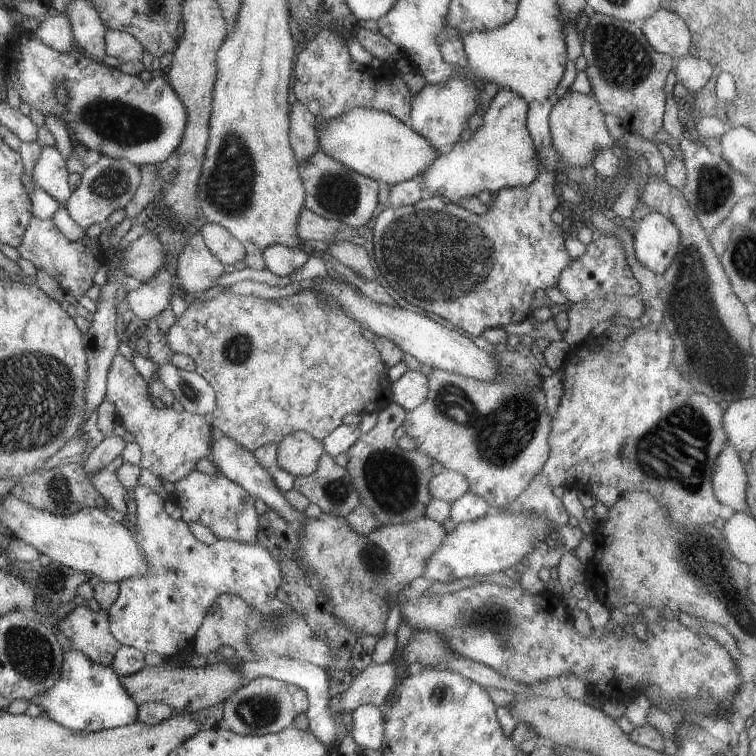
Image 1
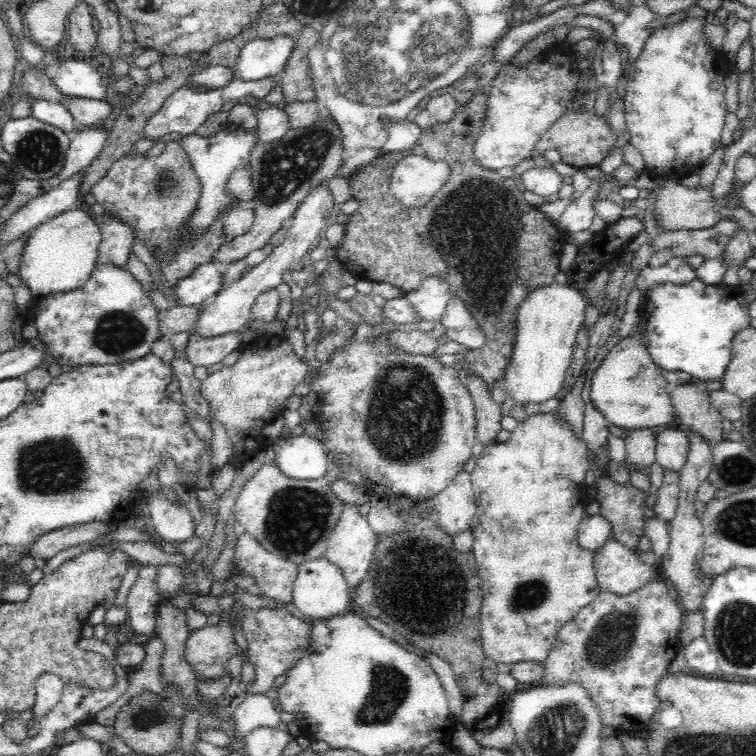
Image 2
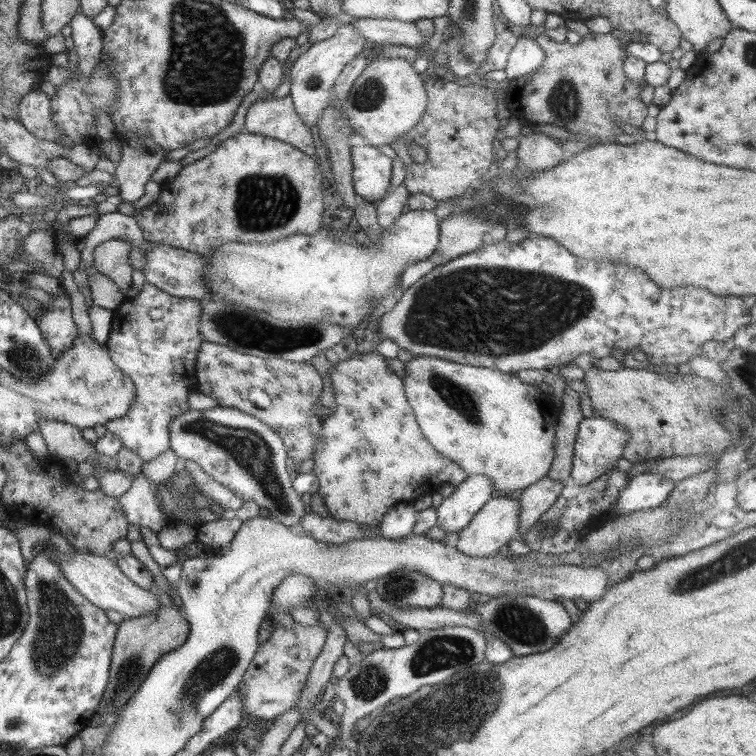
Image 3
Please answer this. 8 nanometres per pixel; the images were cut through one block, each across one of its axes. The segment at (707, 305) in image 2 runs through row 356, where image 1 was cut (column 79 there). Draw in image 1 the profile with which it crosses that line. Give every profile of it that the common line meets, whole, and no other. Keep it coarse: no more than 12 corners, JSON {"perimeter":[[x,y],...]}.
{"perimeter":[[63,648],[58,682],[31,703],[75,731],[137,720],[111,665]]}

